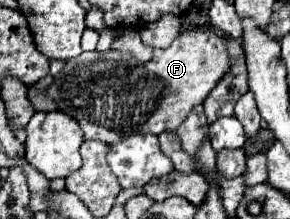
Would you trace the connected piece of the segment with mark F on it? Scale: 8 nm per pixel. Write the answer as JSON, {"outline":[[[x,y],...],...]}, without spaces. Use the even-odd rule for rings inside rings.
{"outline":[[[184,29],[170,47],[154,47],[150,61],[142,63],[132,53],[124,51],[88,51],[78,55],[78,59],[66,61],[64,69],[54,77],[46,95],[58,105],[58,109],[80,123],[84,139],[100,139],[104,143],[120,143],[126,135],[134,133],[154,133],[176,131],[176,127],[186,119],[194,105],[204,103],[206,95],[228,71],[230,57],[226,53],[224,39],[212,29]]]}

